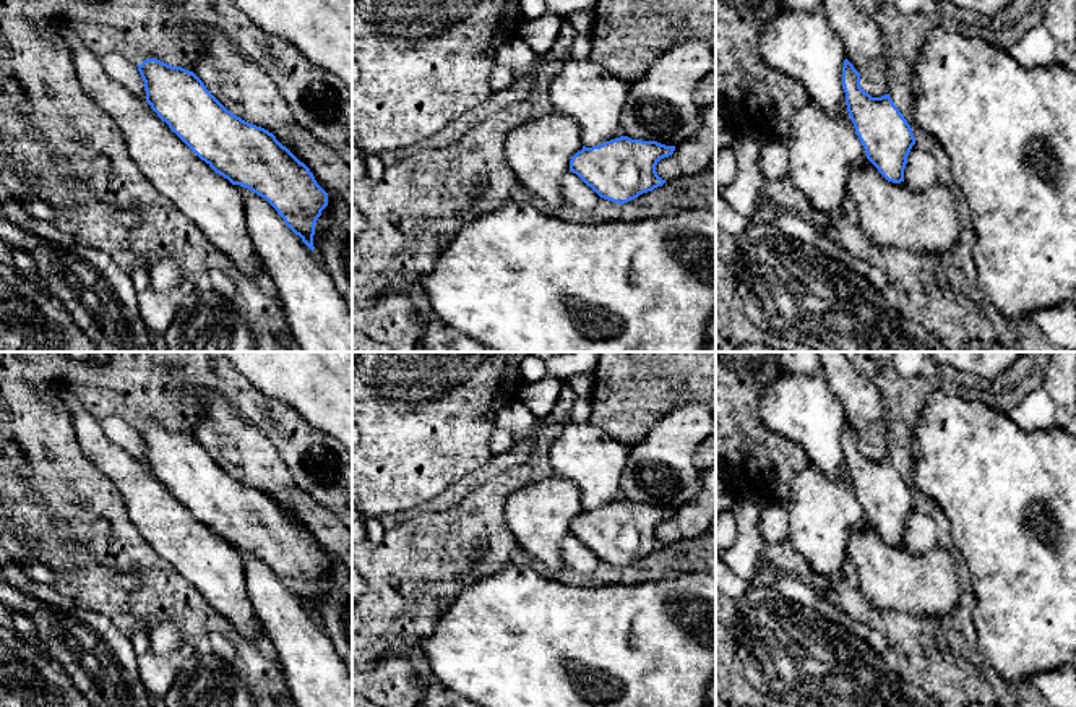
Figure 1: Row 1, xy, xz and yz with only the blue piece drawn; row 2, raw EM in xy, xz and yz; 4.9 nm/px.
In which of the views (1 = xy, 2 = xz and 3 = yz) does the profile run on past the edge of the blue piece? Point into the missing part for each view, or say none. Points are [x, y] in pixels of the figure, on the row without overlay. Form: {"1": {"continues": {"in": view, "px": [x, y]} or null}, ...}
{"1": {"continues": null}, "2": {"continues": null}, "3": {"continues": null}}

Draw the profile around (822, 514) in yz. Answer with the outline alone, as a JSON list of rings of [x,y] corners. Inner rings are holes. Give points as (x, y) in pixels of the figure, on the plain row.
[[[808,464],[790,483],[784,506],[794,550],[815,572],[831,579],[839,576],[849,559],[850,535],[868,524],[850,480],[831,480]]]

